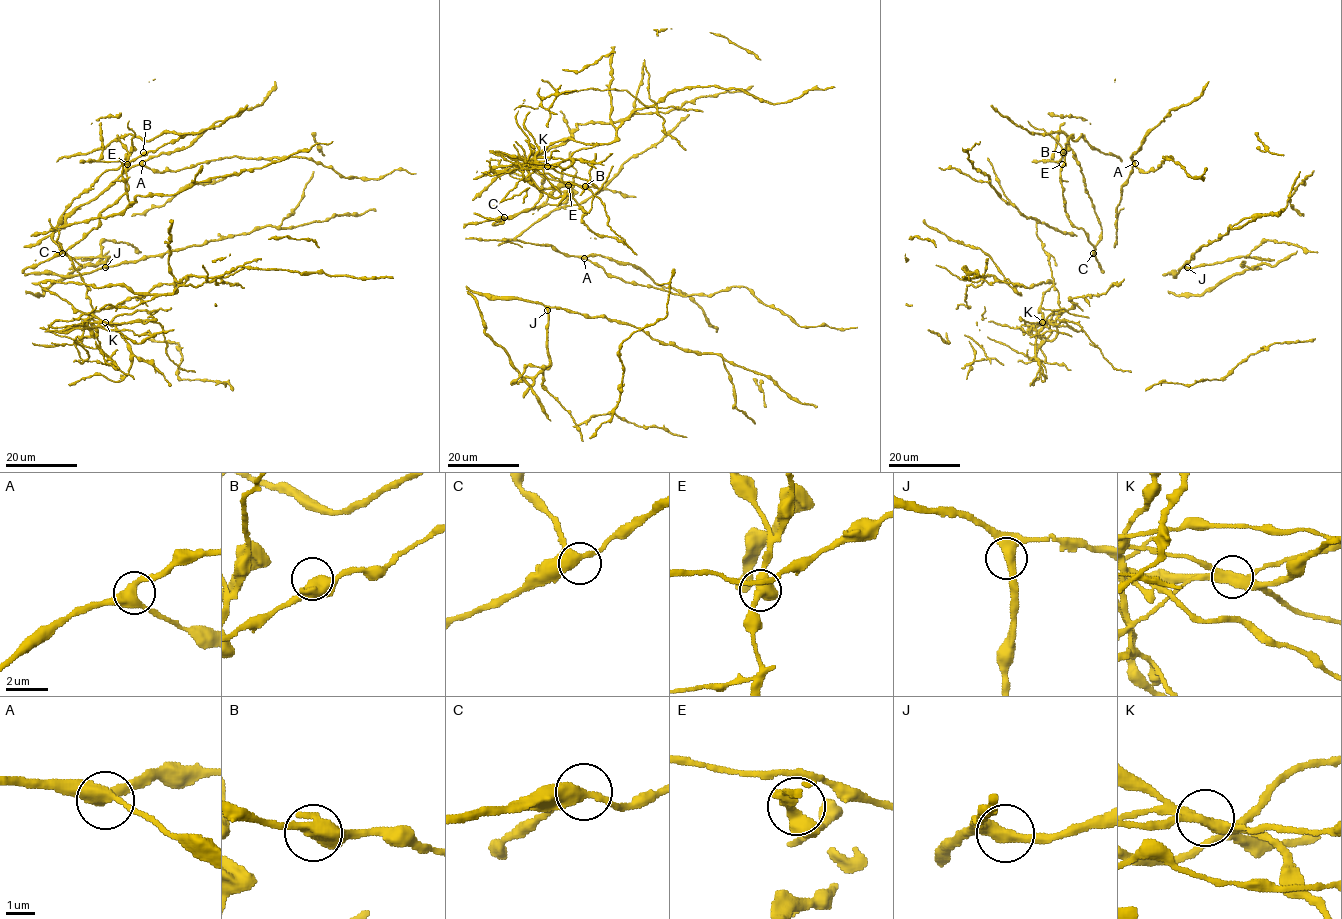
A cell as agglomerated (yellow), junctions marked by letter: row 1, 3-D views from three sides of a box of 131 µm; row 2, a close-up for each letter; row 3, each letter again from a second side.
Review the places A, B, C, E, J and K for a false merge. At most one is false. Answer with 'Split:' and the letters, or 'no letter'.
Split: K

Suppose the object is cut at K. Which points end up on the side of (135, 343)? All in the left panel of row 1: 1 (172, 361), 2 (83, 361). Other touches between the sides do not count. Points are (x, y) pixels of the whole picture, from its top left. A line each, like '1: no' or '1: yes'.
1: no
2: no

